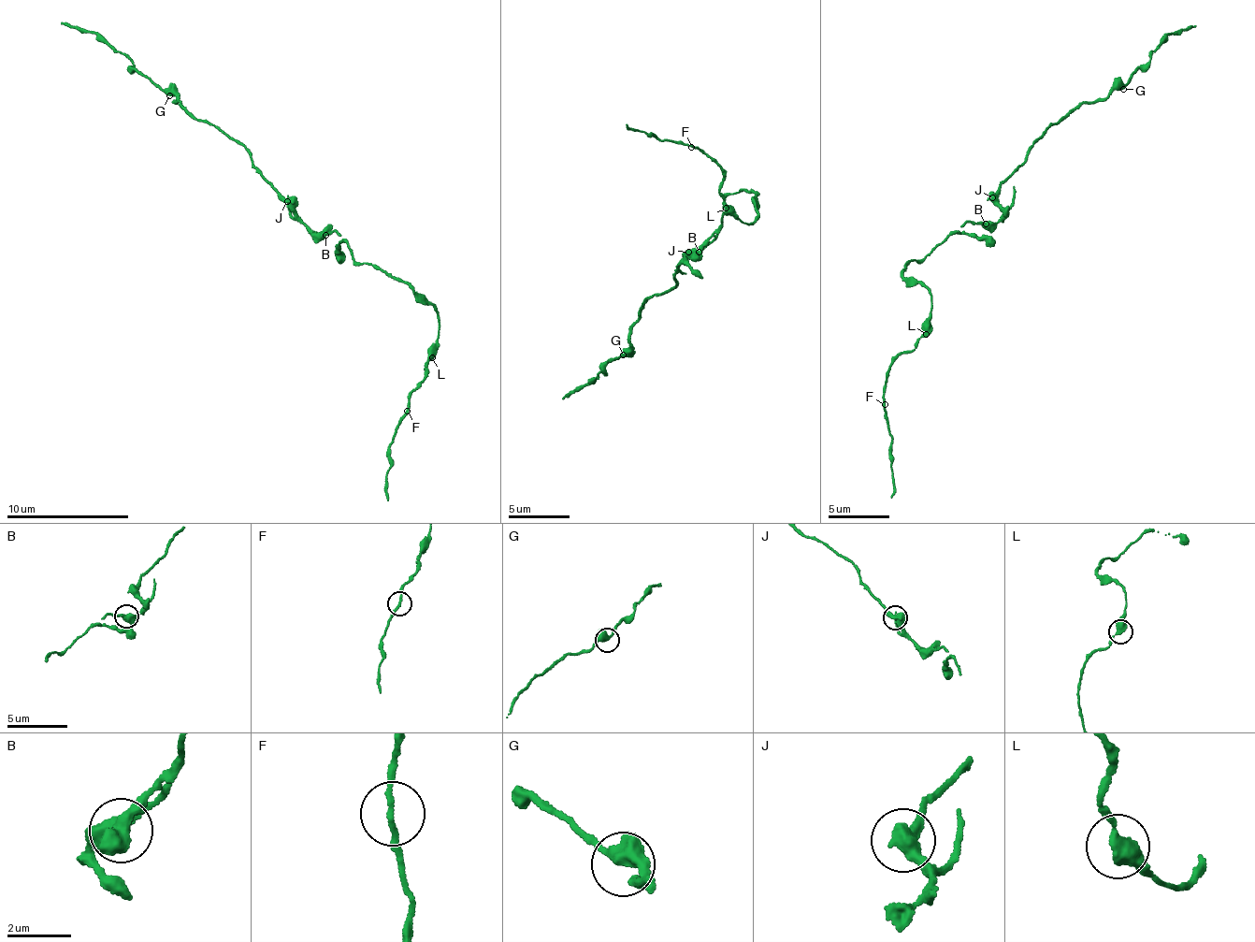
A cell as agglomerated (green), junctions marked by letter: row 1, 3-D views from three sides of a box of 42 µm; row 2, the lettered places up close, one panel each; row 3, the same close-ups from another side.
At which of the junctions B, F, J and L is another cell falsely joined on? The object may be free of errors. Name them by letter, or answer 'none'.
J

